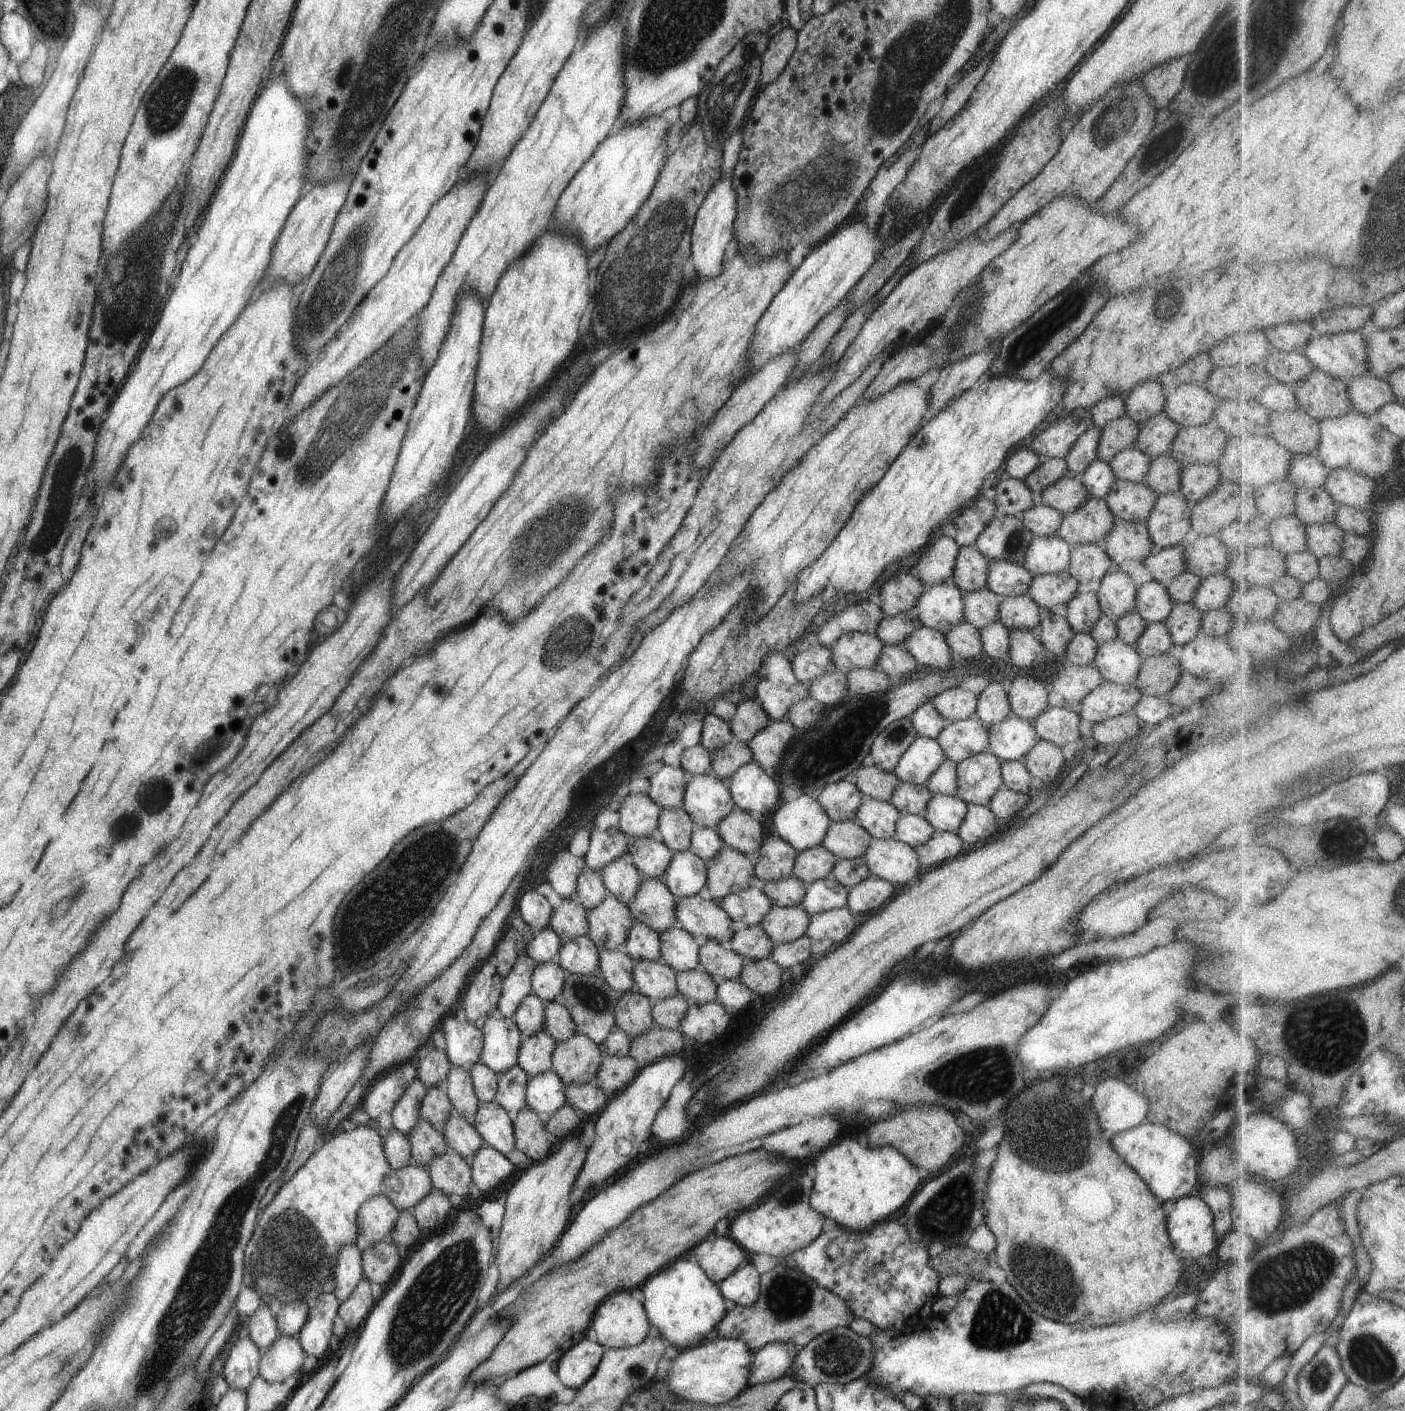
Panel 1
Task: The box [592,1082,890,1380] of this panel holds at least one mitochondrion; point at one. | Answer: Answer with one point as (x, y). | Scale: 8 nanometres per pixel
(789, 1296)

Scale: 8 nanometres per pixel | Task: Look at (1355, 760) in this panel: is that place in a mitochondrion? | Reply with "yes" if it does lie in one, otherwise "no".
yes

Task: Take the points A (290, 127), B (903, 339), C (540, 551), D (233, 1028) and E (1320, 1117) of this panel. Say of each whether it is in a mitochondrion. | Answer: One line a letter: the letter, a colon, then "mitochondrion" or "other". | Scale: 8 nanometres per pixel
A: other
B: other
C: mitochondrion
D: other
E: other

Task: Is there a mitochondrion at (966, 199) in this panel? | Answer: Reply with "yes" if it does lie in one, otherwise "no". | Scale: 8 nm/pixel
yes

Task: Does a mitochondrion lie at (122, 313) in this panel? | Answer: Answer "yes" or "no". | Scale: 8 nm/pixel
yes

